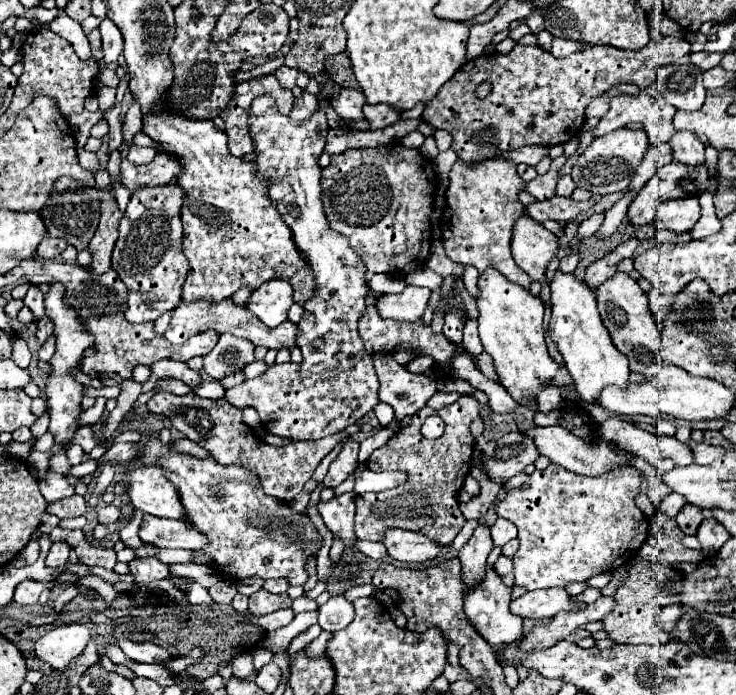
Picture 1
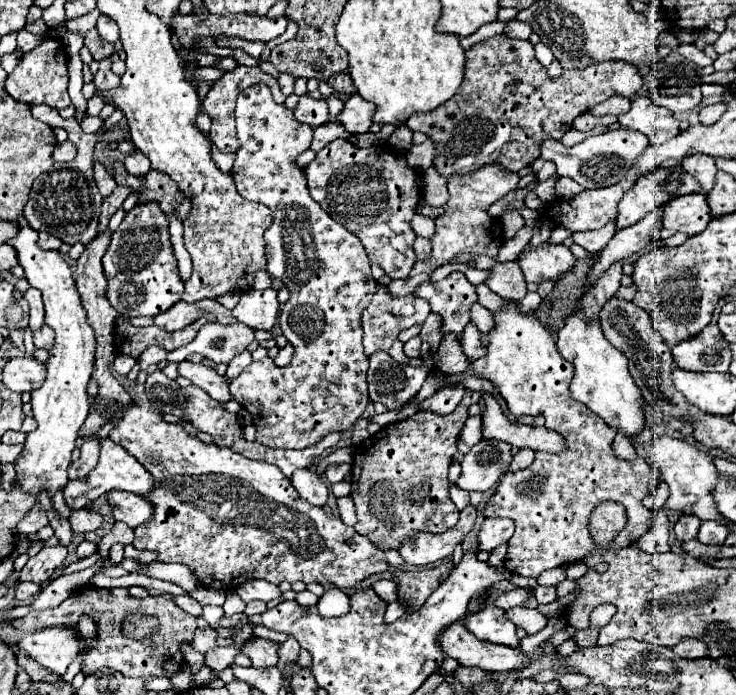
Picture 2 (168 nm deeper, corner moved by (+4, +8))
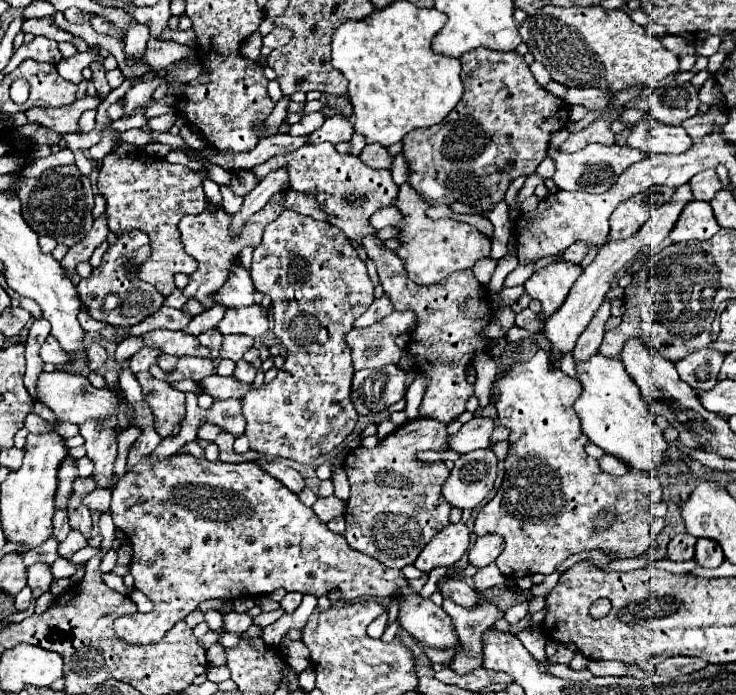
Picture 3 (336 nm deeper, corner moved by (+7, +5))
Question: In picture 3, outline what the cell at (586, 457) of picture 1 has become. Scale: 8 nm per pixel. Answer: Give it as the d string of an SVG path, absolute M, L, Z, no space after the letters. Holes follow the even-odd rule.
M472 418L466 422L458 434L448 436L448 450L458 454L468 454L478 448L488 448L488 438L494 428L494 422L490 418Z

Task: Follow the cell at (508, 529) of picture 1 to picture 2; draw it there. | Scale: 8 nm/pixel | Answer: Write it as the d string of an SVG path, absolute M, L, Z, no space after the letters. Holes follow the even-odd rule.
M497 517L497 519L485 519L479 531L479 549L493 551L497 545L505 543L513 535L513 519Z

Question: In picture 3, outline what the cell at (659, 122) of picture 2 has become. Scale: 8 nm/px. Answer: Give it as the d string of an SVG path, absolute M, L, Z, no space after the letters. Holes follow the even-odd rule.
M644 116L632 128L628 136L628 146L642 150L646 156L652 154L682 154L690 150L692 138L682 126L668 126L656 122L650 116Z

